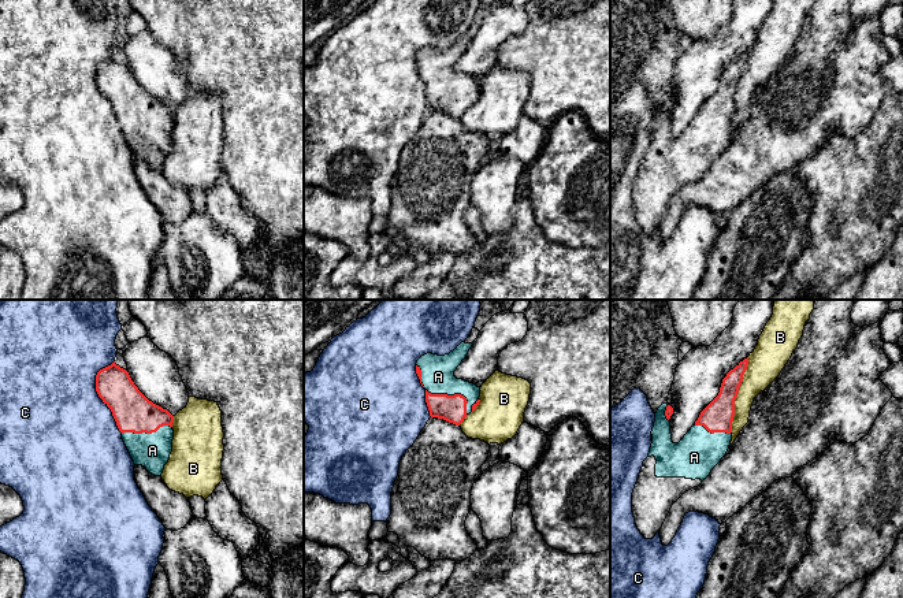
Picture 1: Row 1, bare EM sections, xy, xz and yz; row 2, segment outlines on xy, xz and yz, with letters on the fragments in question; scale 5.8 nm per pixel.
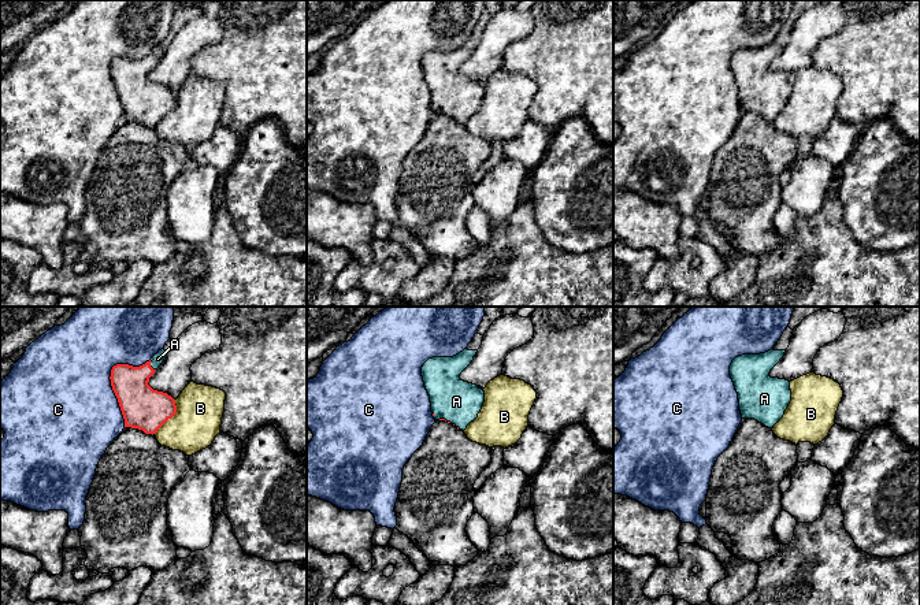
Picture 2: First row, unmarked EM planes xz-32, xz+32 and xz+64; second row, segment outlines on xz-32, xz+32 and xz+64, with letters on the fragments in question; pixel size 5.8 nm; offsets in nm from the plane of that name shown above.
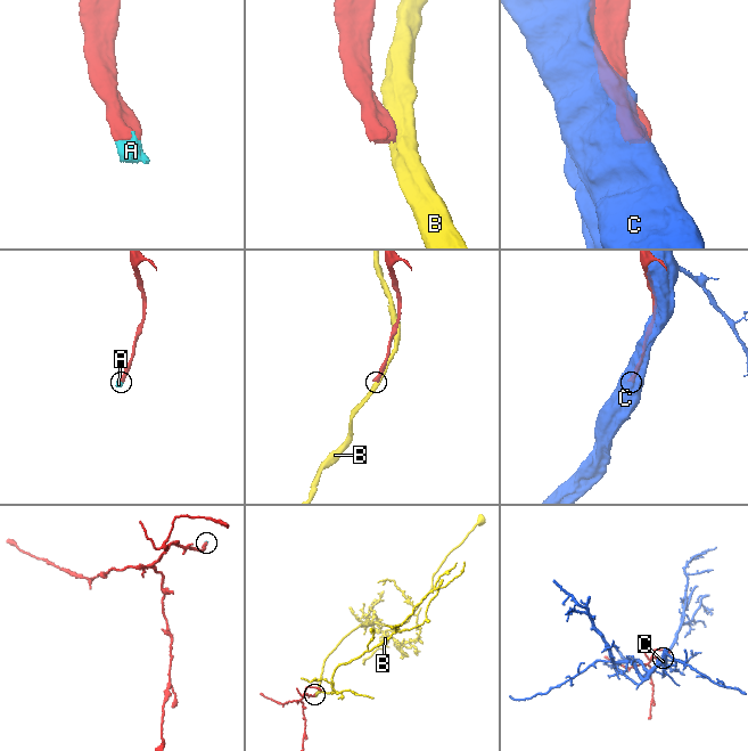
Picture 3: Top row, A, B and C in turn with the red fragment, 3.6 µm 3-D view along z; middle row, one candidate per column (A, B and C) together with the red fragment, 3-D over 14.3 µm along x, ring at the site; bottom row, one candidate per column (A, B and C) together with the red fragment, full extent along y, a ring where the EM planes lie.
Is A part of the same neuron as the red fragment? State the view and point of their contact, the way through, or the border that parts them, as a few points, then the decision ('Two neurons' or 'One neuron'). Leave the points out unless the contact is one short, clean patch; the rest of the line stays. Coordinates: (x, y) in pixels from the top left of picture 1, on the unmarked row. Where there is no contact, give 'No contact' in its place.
Touches red at xz (454, 88). One neuron

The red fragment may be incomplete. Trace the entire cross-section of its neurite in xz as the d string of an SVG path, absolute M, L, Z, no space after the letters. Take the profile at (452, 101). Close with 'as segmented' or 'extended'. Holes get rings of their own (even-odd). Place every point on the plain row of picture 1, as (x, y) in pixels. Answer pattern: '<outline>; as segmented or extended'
M473 21L469 30L449 48L427 47L417 53L416 67L426 82L431 111L460 119L479 99L480 81L454 70L454 64L467 51L479 26Z; extended

